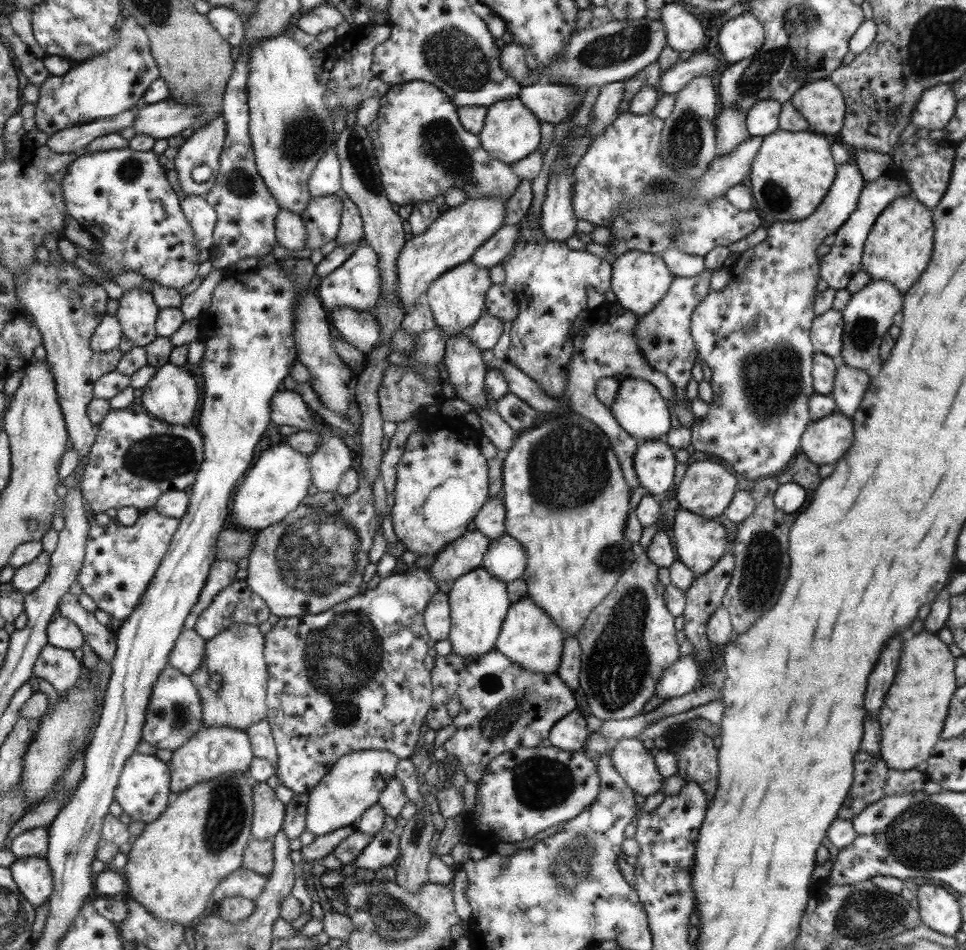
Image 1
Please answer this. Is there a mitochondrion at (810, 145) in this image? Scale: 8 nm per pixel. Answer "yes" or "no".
no

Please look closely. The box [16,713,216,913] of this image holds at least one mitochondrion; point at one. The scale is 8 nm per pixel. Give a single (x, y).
(70, 746)

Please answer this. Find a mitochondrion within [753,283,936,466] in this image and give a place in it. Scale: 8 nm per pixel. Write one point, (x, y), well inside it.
(862, 332)

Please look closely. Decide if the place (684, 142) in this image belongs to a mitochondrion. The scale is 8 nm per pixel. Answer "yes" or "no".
yes

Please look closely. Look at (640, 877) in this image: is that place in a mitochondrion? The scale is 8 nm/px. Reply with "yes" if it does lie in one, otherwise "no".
no

